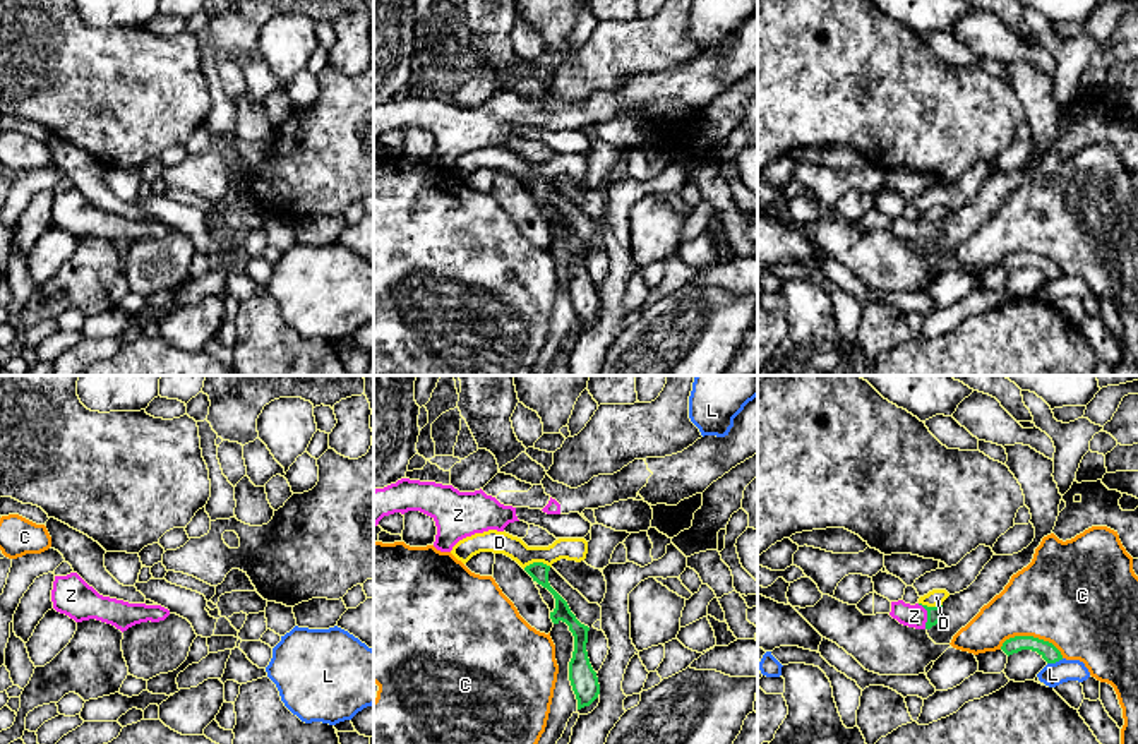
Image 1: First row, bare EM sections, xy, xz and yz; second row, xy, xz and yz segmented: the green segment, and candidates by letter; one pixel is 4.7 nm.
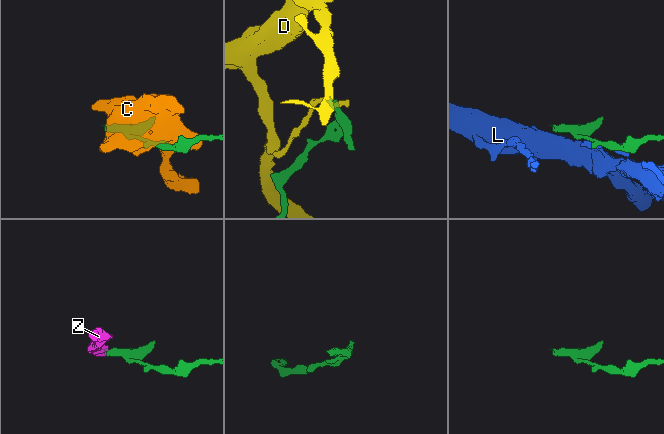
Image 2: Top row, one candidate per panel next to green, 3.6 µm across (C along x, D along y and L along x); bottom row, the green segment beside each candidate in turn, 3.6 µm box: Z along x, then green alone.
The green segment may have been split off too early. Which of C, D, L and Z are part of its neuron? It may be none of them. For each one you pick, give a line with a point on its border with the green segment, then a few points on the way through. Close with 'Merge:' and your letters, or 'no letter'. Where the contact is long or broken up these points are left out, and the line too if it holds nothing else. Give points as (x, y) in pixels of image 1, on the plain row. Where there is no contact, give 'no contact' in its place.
Z: yz (928, 232) | across yz (934, 230), (928, 232), (914, 232)
Merge: Z

